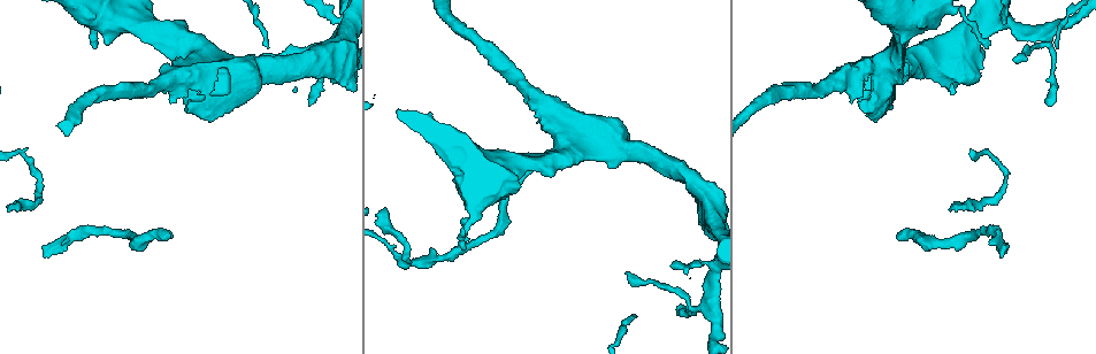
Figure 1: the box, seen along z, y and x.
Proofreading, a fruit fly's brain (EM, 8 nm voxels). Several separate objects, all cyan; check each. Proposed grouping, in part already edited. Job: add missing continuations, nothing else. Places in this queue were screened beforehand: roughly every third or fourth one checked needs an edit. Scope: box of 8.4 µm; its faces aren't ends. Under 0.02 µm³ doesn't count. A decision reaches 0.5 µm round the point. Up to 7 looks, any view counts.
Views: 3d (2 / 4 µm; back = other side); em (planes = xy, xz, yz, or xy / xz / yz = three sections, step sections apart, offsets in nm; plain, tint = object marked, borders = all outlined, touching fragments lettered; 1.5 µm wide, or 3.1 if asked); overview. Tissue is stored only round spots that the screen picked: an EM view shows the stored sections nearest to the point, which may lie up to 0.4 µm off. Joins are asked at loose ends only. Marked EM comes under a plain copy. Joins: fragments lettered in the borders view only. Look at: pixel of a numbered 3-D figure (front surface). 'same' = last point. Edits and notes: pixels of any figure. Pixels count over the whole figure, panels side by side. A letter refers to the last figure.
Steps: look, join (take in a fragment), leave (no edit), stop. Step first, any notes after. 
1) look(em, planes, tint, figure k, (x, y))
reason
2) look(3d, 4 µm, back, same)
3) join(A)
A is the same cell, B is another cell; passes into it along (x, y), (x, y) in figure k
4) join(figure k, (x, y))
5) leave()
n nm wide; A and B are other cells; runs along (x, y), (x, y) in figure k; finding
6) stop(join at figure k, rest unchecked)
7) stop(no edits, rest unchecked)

look(em, yz, step 8, borders, figure 1, (414, 262))

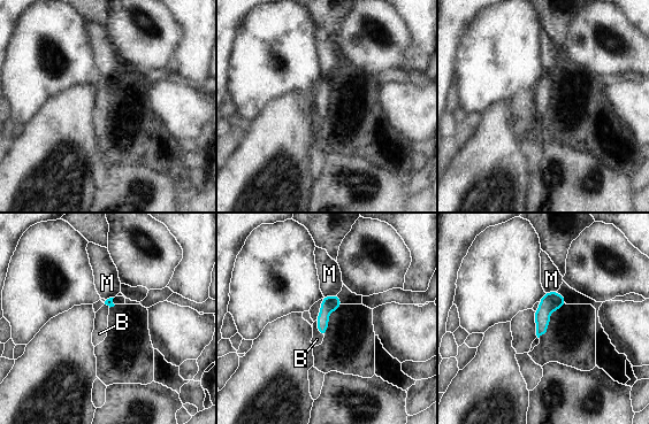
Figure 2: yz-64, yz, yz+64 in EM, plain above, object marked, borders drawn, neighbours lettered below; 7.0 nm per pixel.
join(B)
B touches over 130 nm; B is the same cell, M is another cell; passes into it along (329, 303), (318, 330), (317, 339) in figure 2; it goes on there

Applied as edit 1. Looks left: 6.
look(overview)

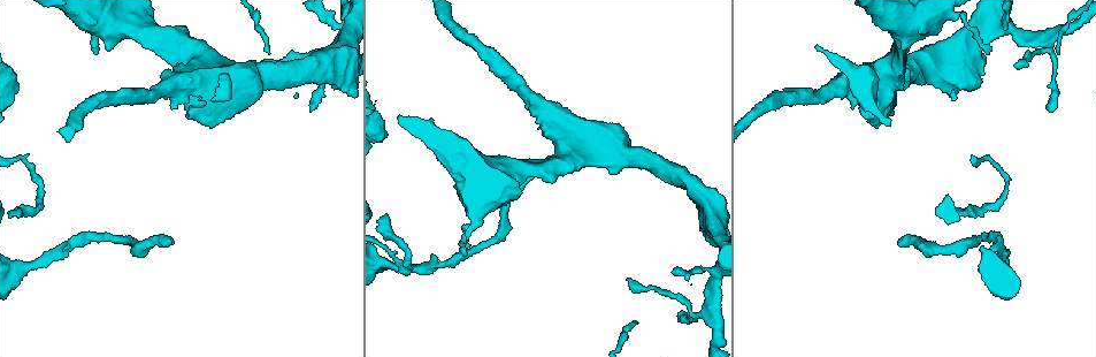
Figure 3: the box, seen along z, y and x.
look(3d, 2 µm, figure 3, (94, 54))
thin end

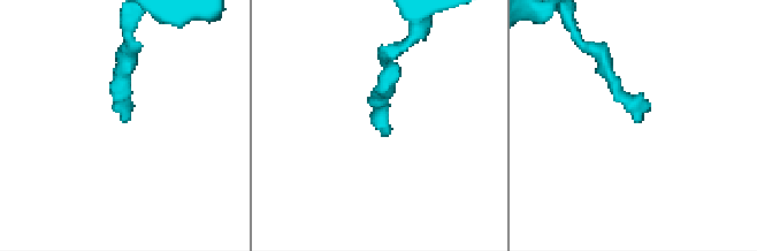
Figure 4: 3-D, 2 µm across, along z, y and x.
look(em, xy, step 4, tint, figure 4, (636, 120))
need the tissue

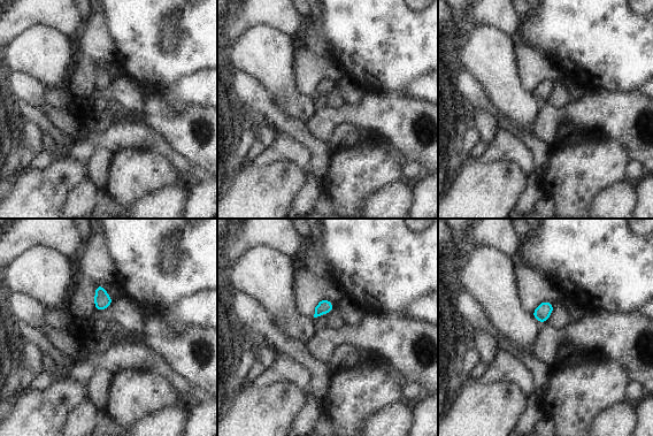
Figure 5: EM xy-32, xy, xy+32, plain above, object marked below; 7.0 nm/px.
look(em, planes, borders, same)
another direction

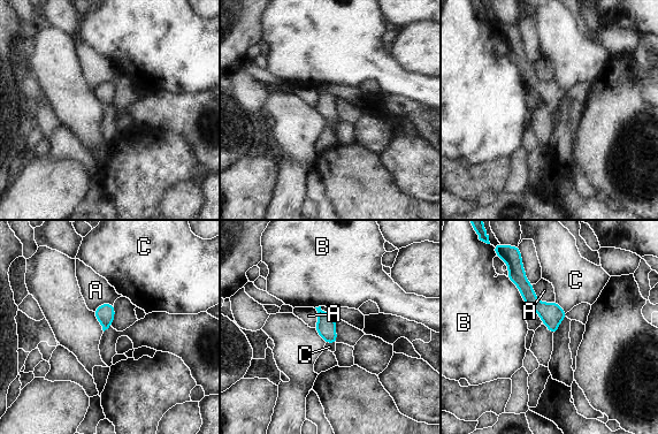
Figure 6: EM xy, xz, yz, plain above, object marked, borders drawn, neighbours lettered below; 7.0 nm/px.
leave()
A, B and C are other cells; border along (532, 284), (538, 299), (555, 301) in figure 6; none of them fits

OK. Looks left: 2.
look(em, planes, borders, figure 3, (630, 283))

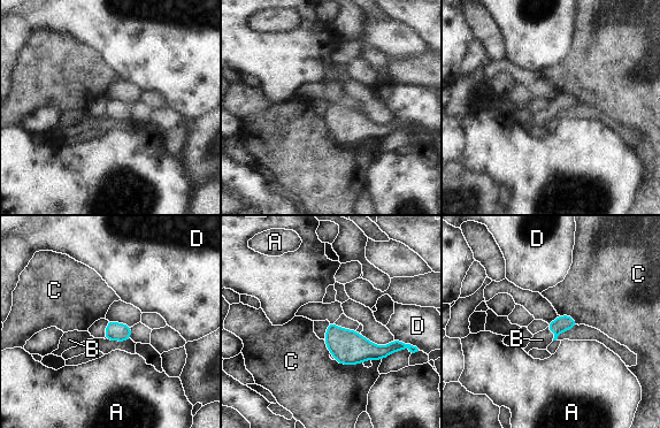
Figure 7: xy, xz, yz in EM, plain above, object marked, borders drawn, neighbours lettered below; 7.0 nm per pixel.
join(B)
120 nm wide; C touches over 200 nm; B is the same cell, A, C and D are other cells; it goes on there

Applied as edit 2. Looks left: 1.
stop(join at figure 2, join at figure 7, rest unchecked)

